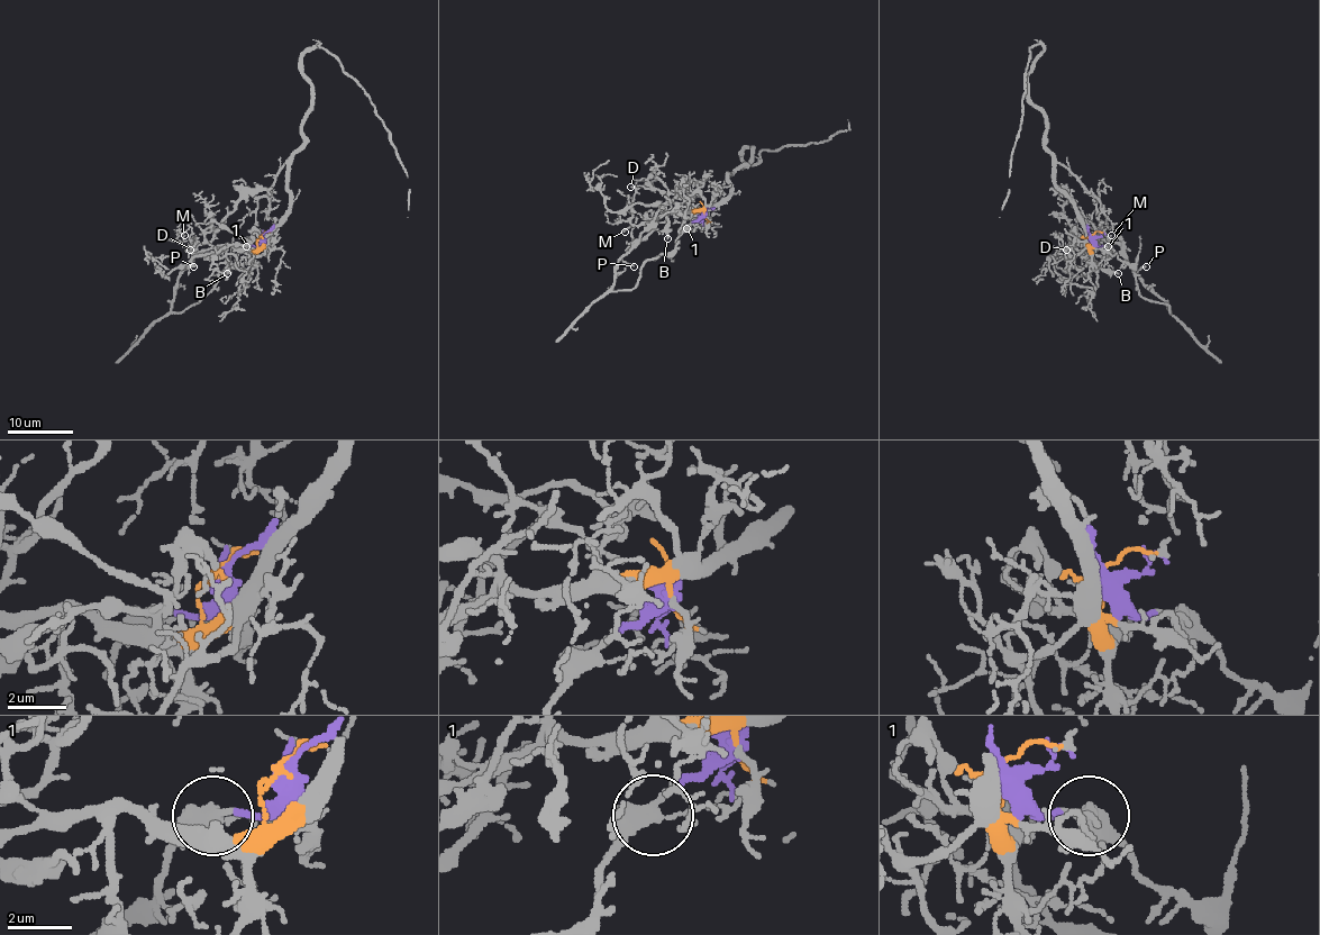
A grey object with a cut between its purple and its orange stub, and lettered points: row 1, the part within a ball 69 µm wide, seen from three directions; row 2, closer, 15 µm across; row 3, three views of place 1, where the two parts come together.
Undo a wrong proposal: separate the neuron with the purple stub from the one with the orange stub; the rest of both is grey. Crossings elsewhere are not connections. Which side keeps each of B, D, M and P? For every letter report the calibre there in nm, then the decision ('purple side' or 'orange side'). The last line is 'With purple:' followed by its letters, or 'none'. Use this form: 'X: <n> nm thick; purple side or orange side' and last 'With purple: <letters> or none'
B: 170 nm thick; orange side
D: 170 nm thick; orange side
M: 130 nm thick; purple side
P: 120 nm thick; purple side
With purple: M, P

